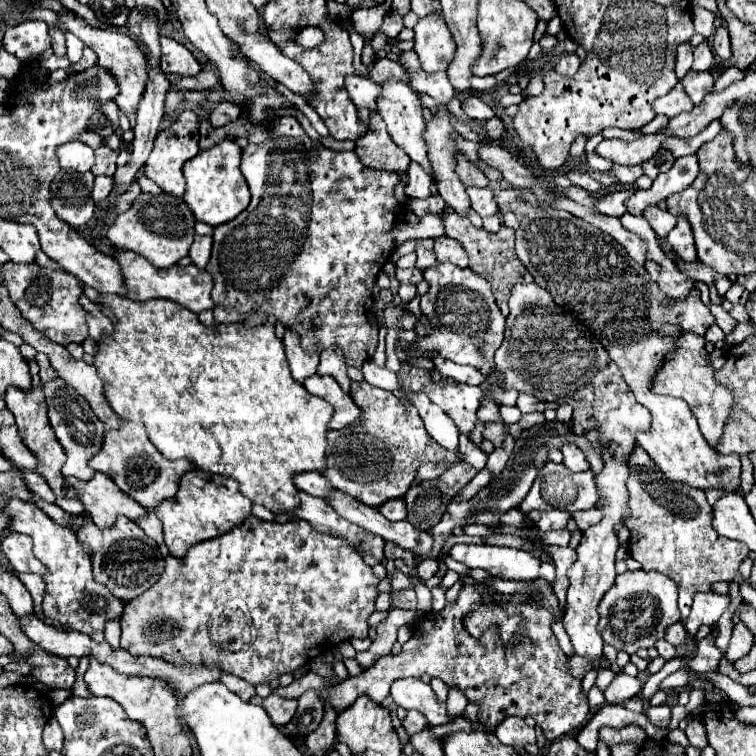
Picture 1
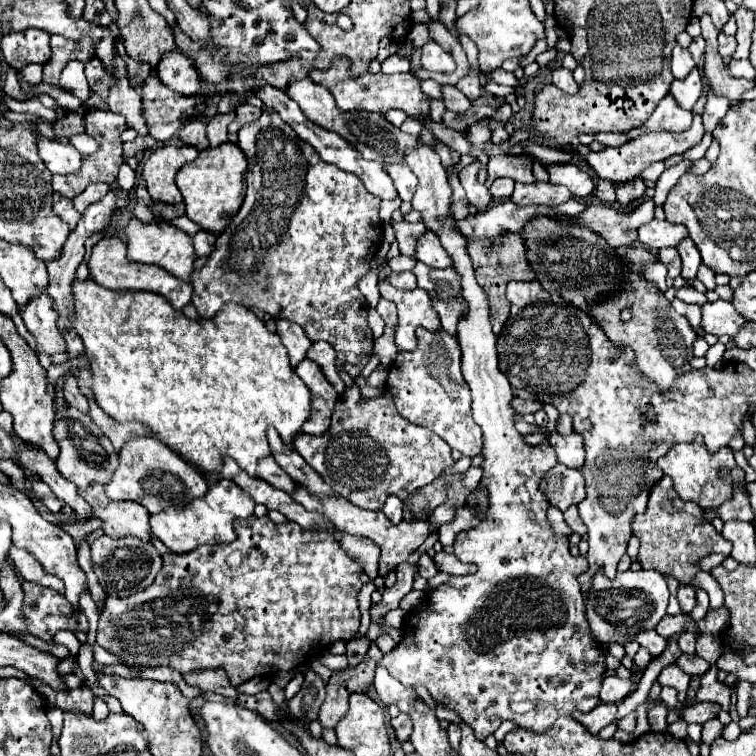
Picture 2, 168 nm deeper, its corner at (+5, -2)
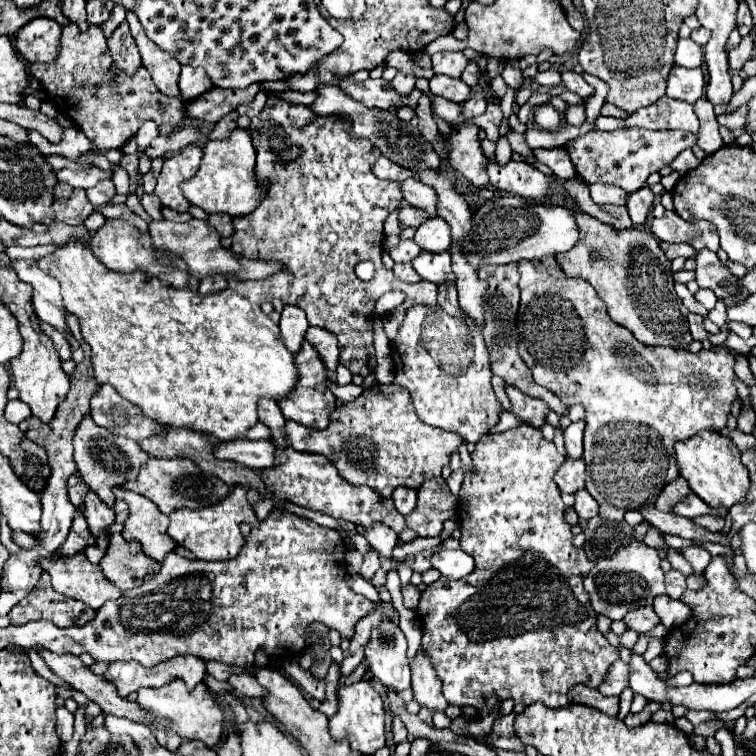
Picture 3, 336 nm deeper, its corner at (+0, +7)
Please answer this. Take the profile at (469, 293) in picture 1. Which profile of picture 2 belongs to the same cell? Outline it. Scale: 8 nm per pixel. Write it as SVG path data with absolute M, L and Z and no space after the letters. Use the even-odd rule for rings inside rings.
M417 263L413 267L413 273L417 277L417 287L425 289L433 301L433 307L439 313L441 325L455 335L457 333L457 321L465 313L465 301L461 297L461 285L459 275L447 269L431 269L423 263Z

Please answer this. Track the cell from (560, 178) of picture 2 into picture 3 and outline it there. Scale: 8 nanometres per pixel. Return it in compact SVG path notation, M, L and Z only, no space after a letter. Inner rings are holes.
M538 148L538 150L534 150L534 154L542 164L546 164L554 172L556 178L566 180L566 182L576 178L576 168L574 168L566 148L550 148L550 150Z

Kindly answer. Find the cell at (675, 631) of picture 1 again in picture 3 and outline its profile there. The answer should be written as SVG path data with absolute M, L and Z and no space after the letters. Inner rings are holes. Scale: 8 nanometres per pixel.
M662 594L660 598L656 598L654 612L658 614L660 622L668 630L674 630L676 626L686 624L692 618L692 608L688 604L684 604L682 600L672 600L666 594Z

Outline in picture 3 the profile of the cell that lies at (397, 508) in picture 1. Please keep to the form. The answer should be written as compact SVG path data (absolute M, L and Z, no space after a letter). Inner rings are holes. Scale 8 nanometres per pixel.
M396 488L394 490L394 494L392 494L392 500L394 500L394 504L396 504L396 510L400 512L400 514L410 514L414 508L416 508L416 490L412 490L412 488Z

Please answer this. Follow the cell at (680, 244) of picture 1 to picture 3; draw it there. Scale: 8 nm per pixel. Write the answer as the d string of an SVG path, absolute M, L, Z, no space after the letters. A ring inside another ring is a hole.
M702 248L694 260L698 286L710 288L718 298L724 298L726 306L732 306L732 302L740 302L740 298L748 296L744 286L740 286L740 278L732 276L730 270L724 268L718 256L712 254L708 248Z

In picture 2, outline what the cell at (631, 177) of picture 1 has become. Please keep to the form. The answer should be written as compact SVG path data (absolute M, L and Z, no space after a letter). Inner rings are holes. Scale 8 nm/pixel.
M633 179L631 183L619 183L619 187L615 187L617 189L617 203L621 205L621 207L625 207L625 205L629 205L631 201L635 201L635 199L639 199L643 193L645 193L645 183L643 183L643 179Z

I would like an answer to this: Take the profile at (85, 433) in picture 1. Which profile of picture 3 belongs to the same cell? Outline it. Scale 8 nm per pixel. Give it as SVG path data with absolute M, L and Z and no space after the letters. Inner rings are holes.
M90 414L84 416L84 420L78 424L76 432L74 432L74 462L78 466L78 472L82 474L80 478L92 488L96 490L96 494L100 496L100 500L104 504L108 504L110 508L114 506L114 494L112 488L114 486L122 486L124 482L136 478L140 464L148 458L146 452L140 450L140 446L124 436L116 436L100 426L96 426L90 418Z

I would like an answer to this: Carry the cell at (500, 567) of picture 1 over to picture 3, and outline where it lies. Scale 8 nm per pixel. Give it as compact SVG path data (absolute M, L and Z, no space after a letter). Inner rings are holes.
M442 548L432 556L432 566L446 578L464 578L474 570L475 562L462 548Z

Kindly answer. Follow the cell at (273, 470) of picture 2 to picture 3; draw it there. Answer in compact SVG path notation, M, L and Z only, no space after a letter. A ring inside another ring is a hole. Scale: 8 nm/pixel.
M244 440L244 442L222 442L216 446L216 458L232 458L244 466L266 470L274 466L274 452L270 440Z

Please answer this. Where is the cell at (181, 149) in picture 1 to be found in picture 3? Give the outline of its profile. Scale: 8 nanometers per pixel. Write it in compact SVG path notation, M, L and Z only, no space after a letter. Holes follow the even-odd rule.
M188 146L176 152L174 156L164 158L164 166L156 184L156 196L164 206L178 212L186 212L190 208L190 202L180 192L180 182L196 174L196 170L200 168L200 160L202 160L200 146Z

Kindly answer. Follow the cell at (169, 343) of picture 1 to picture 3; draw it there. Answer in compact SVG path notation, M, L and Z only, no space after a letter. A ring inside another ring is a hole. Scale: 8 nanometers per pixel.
M70 242L54 254L40 258L40 270L52 274L62 286L64 306L80 320L82 338L92 350L96 382L110 384L124 400L132 402L148 418L168 426L188 426L212 434L222 442L234 442L258 424L258 400L280 400L294 392L298 366L284 346L278 324L244 296L224 290L220 294L196 294L164 286L156 276L140 272L120 274L108 270L82 244Z

